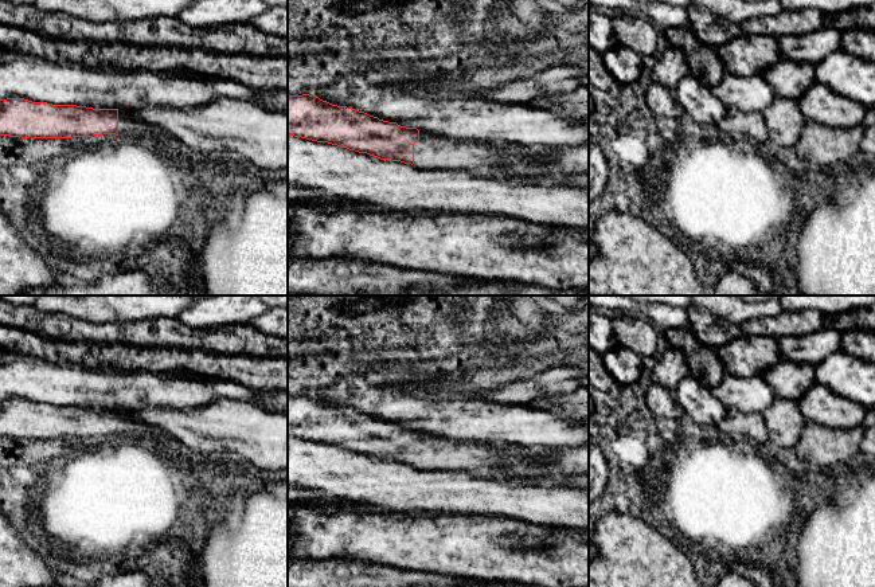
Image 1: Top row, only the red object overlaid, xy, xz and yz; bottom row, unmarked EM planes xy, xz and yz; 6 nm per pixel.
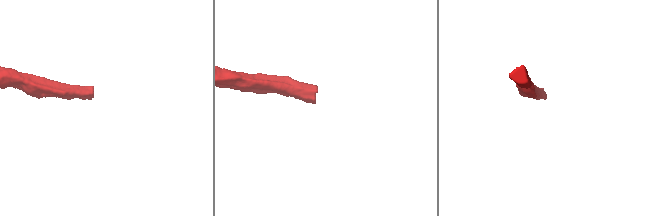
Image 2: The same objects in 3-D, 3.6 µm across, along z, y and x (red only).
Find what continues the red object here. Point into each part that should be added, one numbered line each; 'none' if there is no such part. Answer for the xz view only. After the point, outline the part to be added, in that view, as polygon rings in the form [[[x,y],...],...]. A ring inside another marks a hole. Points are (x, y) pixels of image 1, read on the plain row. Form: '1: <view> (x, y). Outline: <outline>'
1: xz (432, 453). Outline: [[[419,431],[419,442],[414,445],[413,466],[418,470],[465,471],[491,480],[497,471],[503,476],[524,476],[530,459],[551,459],[554,451],[546,447],[509,445],[505,454],[497,454],[483,442],[452,441]]]

